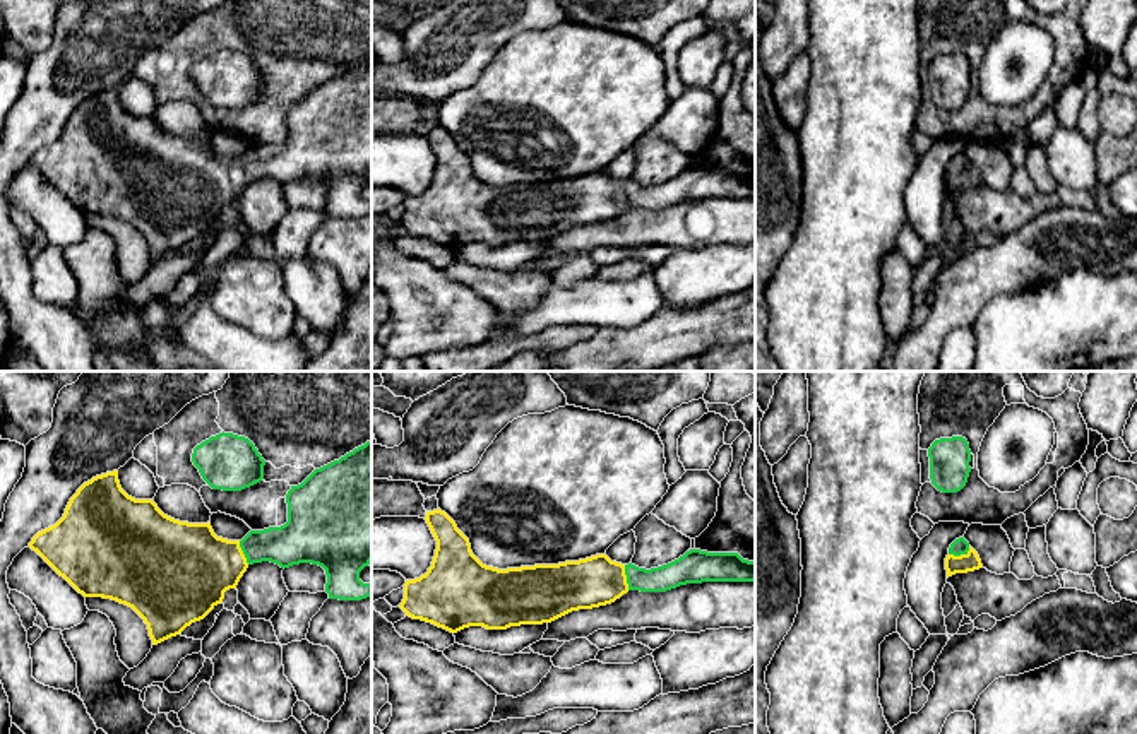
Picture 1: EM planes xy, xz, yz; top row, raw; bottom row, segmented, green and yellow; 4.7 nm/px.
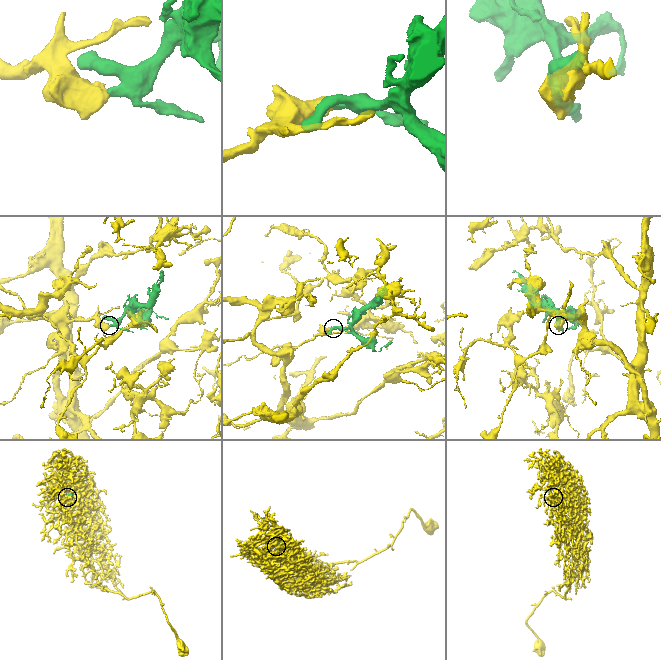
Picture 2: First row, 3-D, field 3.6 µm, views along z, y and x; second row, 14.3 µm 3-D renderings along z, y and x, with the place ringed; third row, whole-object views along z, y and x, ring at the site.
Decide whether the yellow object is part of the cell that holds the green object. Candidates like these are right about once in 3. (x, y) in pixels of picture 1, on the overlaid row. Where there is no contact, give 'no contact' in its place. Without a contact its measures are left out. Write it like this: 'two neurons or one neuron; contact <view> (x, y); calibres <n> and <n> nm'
one neuron; contact yz (959, 555); calibres 80 and 90 nm

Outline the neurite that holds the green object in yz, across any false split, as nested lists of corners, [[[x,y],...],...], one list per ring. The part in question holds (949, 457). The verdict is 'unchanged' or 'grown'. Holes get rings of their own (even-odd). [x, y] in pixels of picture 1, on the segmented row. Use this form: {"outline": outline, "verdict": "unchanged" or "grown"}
{"outline": [[[962,436],[940,438],[928,448],[930,479],[942,493],[961,491],[969,477],[971,450]]], "verdict": "unchanged"}

